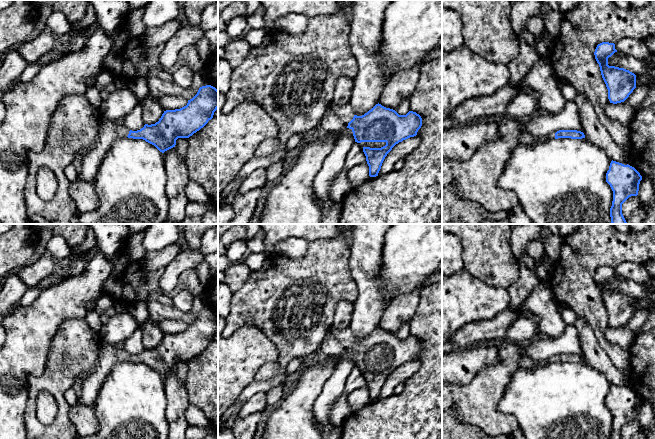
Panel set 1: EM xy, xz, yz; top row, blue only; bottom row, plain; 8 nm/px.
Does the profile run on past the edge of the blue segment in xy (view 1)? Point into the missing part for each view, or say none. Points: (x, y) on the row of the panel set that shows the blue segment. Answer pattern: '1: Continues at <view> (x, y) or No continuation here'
1: Continues at xy (109, 131)

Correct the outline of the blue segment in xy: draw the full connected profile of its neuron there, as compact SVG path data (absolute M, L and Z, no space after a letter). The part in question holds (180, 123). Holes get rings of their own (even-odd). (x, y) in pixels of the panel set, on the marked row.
M206 85L199 88L197 94L186 106L166 110L155 124L145 124L143 128L132 131L122 122L110 122L102 119L95 145L84 154L82 168L78 178L94 183L100 163L111 144L120 138L143 139L154 145L160 152L175 147L178 138L189 138L203 128L213 118L218 109L218 90Z

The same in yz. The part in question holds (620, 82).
M602 42L597 45L594 55L599 64L602 78L608 89L610 103L624 102L636 88L636 75L629 70L608 65L608 58L617 50L614 43Z

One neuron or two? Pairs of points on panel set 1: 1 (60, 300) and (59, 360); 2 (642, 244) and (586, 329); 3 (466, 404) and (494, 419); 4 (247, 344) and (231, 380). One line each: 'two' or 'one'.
1: two
2: two
3: one
4: one

